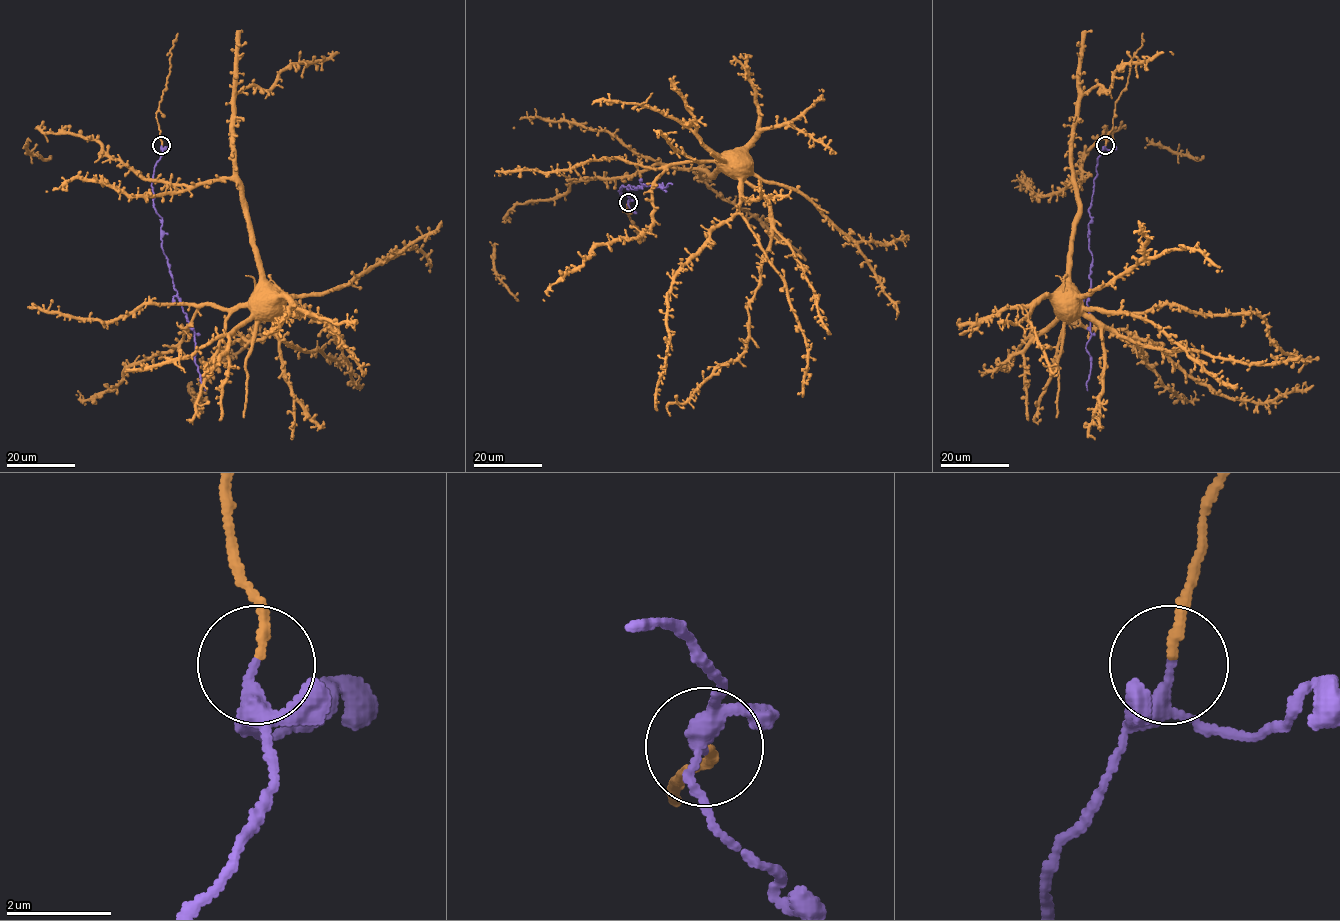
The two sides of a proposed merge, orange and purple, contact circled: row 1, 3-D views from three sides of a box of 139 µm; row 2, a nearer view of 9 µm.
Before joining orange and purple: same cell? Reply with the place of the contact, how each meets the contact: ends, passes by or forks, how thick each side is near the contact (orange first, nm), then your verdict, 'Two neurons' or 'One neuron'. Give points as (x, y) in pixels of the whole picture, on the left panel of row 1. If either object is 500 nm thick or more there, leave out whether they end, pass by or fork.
Place: (161, 145). At the ring orange ends. At the ring purple passes by. Thickness 170 nm (orange) against 200 nm. One neuron

